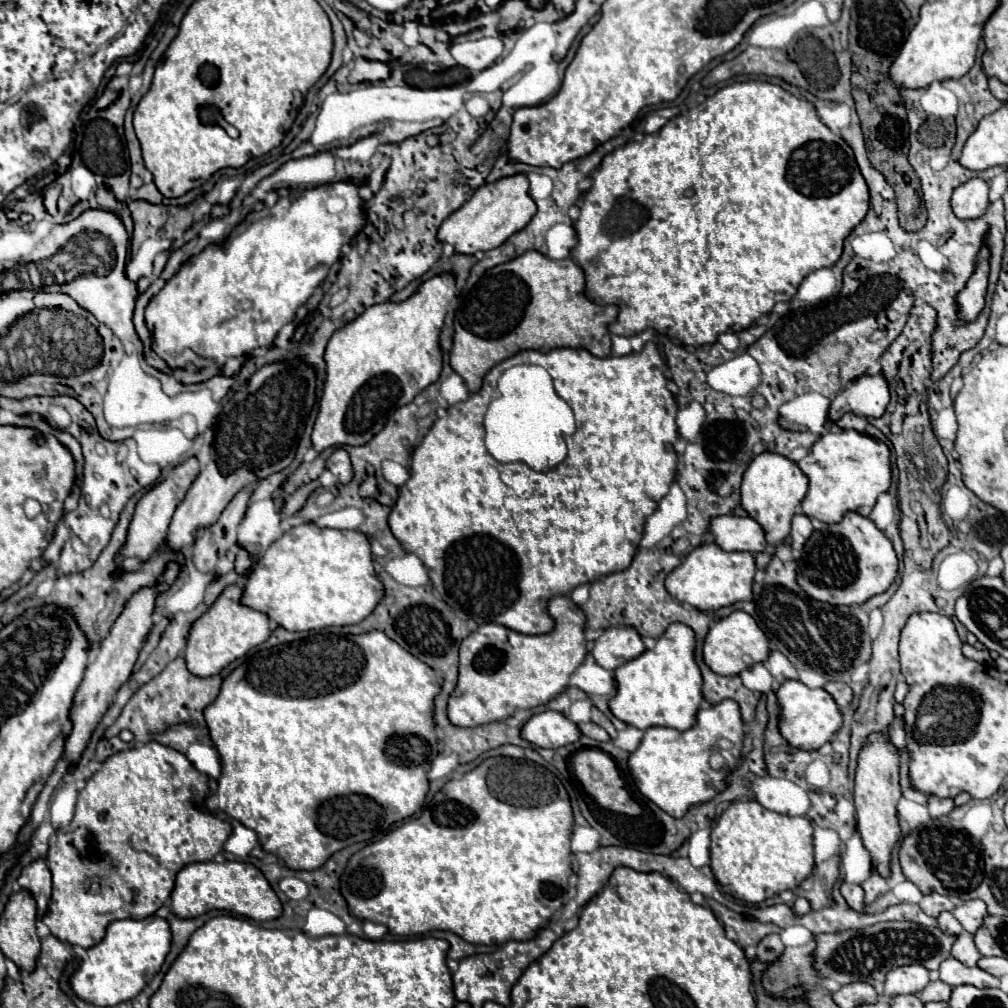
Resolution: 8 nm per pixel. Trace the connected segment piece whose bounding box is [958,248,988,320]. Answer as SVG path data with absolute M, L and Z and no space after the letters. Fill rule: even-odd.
M982 248L978 254L978 266L972 278L968 280L964 292L958 296L958 312L964 320L976 320L984 308L984 296L988 286L988 248Z

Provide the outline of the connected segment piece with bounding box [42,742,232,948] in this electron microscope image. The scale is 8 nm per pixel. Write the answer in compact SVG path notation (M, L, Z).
M148 742L148 744L142 744L138 748L132 748L132 750L124 750L124 752L118 752L114 756L110 756L104 764L102 764L102 770L98 770L86 784L84 788L80 790L78 794L78 802L76 802L76 814L72 818L72 822L64 828L60 828L56 832L56 842L50 846L48 850L48 856L46 856L46 866L50 868L52 872L52 900L50 900L50 906L42 918L42 922L50 928L52 936L56 936L58 940L66 942L66 944L72 944L72 946L82 946L82 948L92 948L96 946L102 938L104 938L104 932L108 928L110 922L114 920L122 920L122 918L148 918L152 916L160 906L166 904L172 888L174 888L174 882L176 882L176 874L186 866L186 864L192 864L192 862L204 862L204 860L212 860L218 852L222 852L222 846L224 842L228 840L230 832L232 832L232 826L226 822L226 820L220 820L216 818L212 812L208 812L204 806L204 800L208 796L208 782L210 778L202 772L198 772L192 762L188 762L188 758L180 752L176 752L174 748L168 748L164 744L158 744L158 742Z

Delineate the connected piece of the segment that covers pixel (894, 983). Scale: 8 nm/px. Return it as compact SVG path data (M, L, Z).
M918 964L894 968L886 976L884 996L894 998L894 996L900 996L900 994L918 994L930 982L928 976L930 976L930 972L926 968L920 968Z

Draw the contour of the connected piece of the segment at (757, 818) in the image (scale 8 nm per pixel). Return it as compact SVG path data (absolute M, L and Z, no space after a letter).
M756 800L732 802L712 828L712 872L726 894L758 904L796 888L814 868L812 822L806 816L784 816L762 808Z

